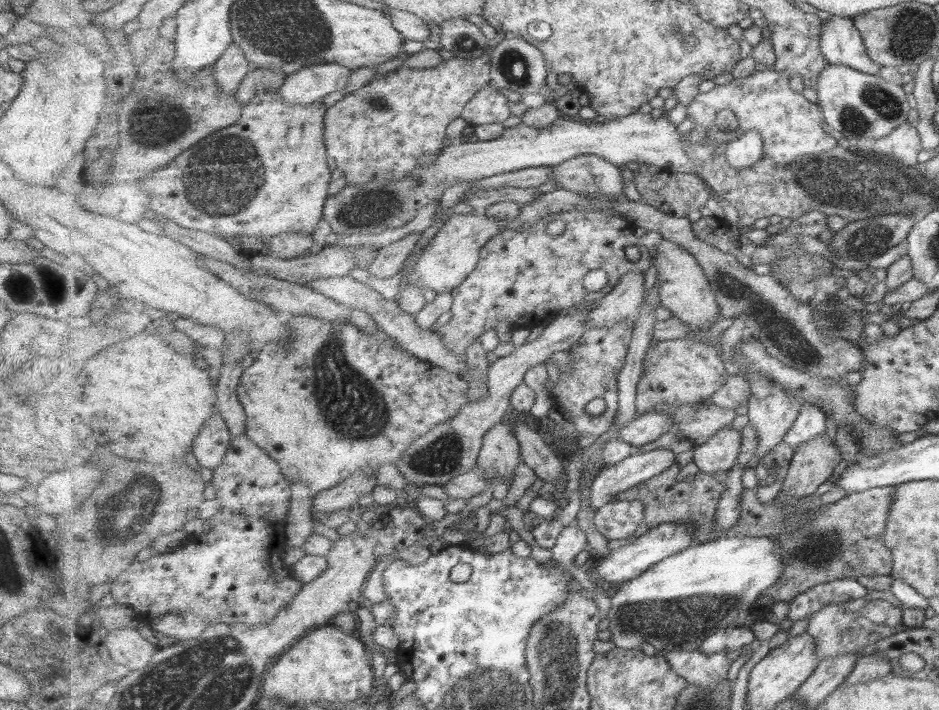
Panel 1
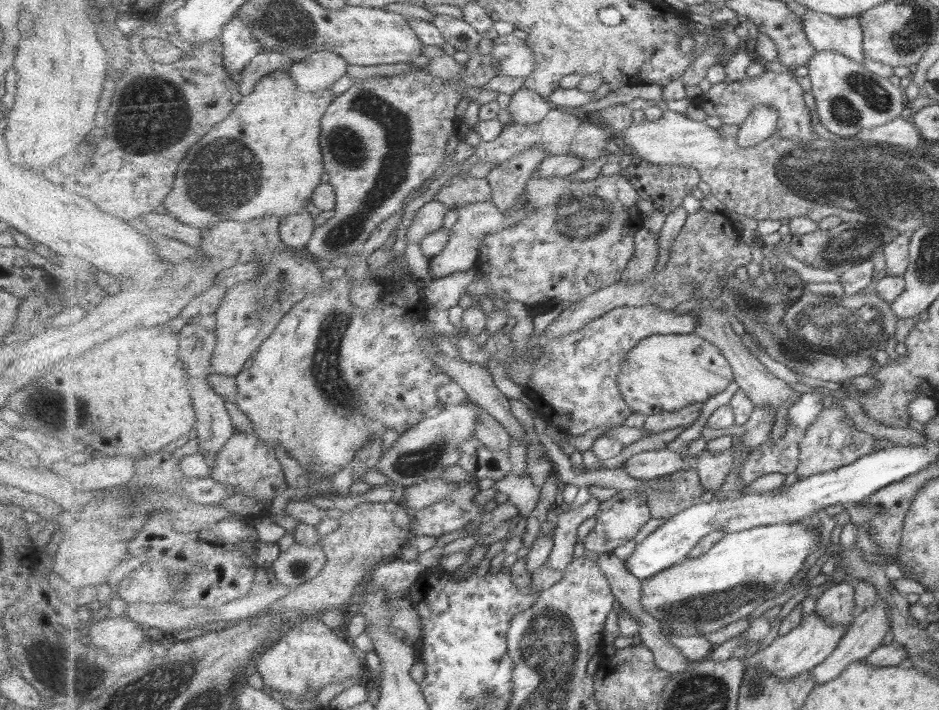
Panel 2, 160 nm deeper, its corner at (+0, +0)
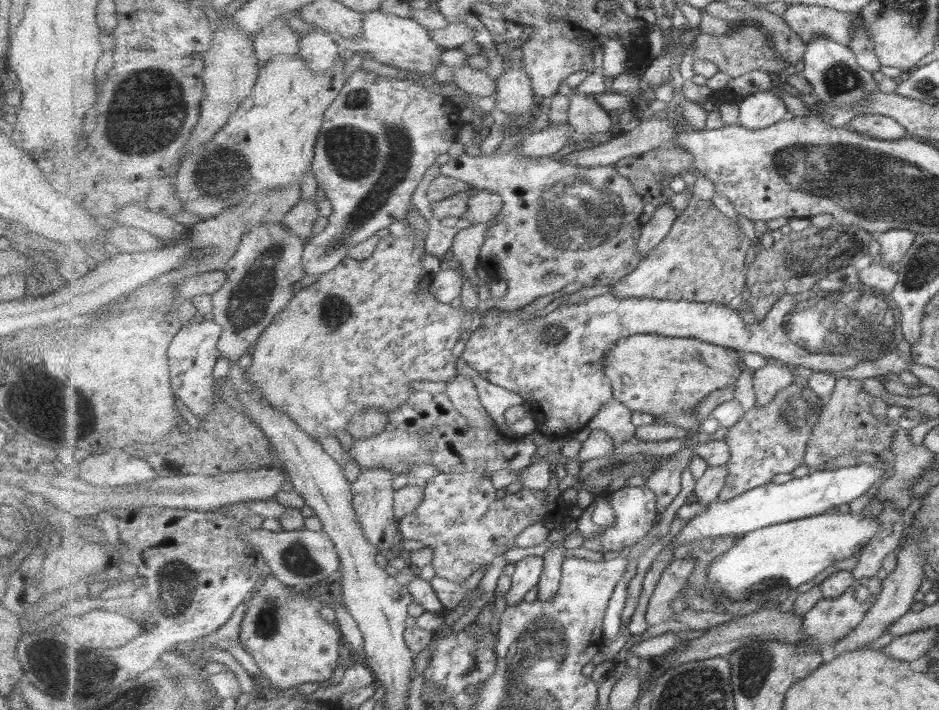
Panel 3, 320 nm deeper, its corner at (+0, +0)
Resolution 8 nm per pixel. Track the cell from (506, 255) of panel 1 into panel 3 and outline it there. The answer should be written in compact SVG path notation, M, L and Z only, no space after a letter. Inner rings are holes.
M512 150L509 153L500 153L494 151L492 154L480 153L477 156L469 156L469 154L462 154L458 157L450 157L449 161L440 167L440 175L447 177L459 178L464 182L469 183L477 190L489 190L493 193L499 194L504 206L500 213L500 219L493 228L489 228L489 232L485 234L485 245L483 246L483 252L481 252L480 266L486 271L487 276L492 279L503 279L507 281L508 291L502 300L497 300L497 308L501 308L503 311L514 313L514 311L520 310L529 306L533 300L541 298L541 296L549 296L549 294L555 294L559 290L563 290L567 284L573 284L573 282L581 282L583 286L609 286L621 282L621 279L628 277L635 269L637 269L642 263L640 251L637 250L637 243L640 242L643 226L641 225L641 218L644 214L644 199L637 194L637 190L633 187L629 178L625 178L616 169L615 165L609 166L573 166L565 158L555 159L553 157L539 157L539 158L527 158L522 157L516 150Z

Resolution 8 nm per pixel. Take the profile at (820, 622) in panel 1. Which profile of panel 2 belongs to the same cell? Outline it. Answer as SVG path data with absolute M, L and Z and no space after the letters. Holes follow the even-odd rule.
M842 581L828 586L818 596L815 610L825 620L834 625L841 625L847 632L860 611L856 605L856 589Z

